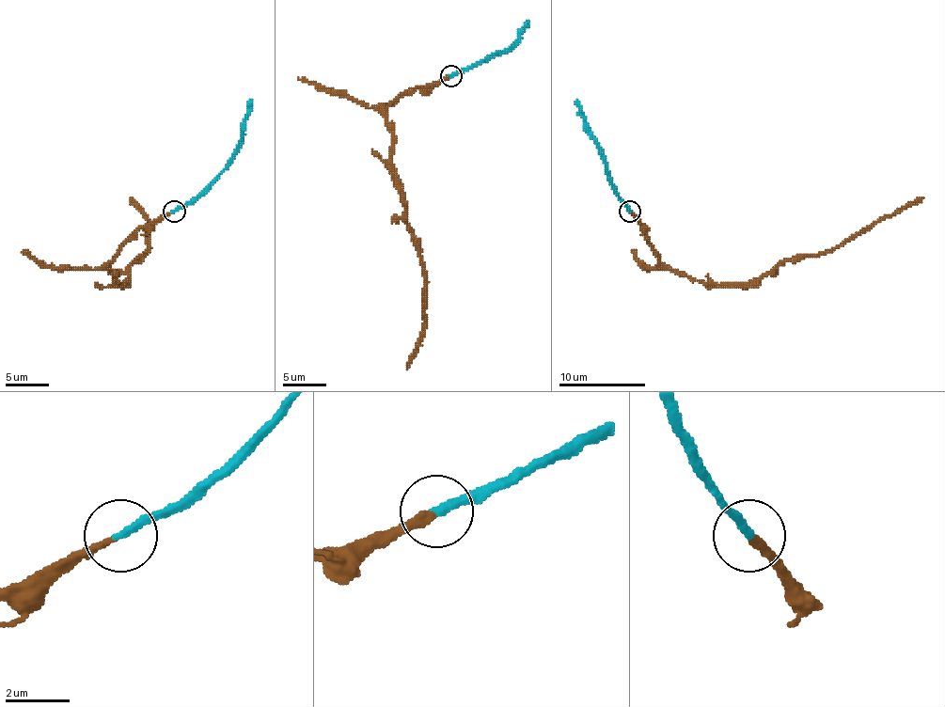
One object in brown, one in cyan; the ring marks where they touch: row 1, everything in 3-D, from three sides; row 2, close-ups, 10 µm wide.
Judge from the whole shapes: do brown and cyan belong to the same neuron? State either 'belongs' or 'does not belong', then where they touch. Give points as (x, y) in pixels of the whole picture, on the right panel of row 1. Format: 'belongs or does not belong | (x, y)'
belongs | (630, 211)

